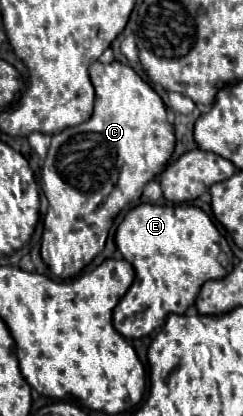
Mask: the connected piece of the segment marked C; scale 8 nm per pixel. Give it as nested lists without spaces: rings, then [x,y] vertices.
[[[93,61],[89,65],[89,77],[95,87],[91,119],[53,135],[41,169],[41,189],[49,201],[49,211],[45,215],[40,253],[49,271],[63,280],[78,276],[104,248],[113,219],[131,201],[141,199],[145,183],[155,179],[167,167],[175,147],[173,125],[167,121],[167,111],[161,97],[129,65],[119,61],[109,65]]]

